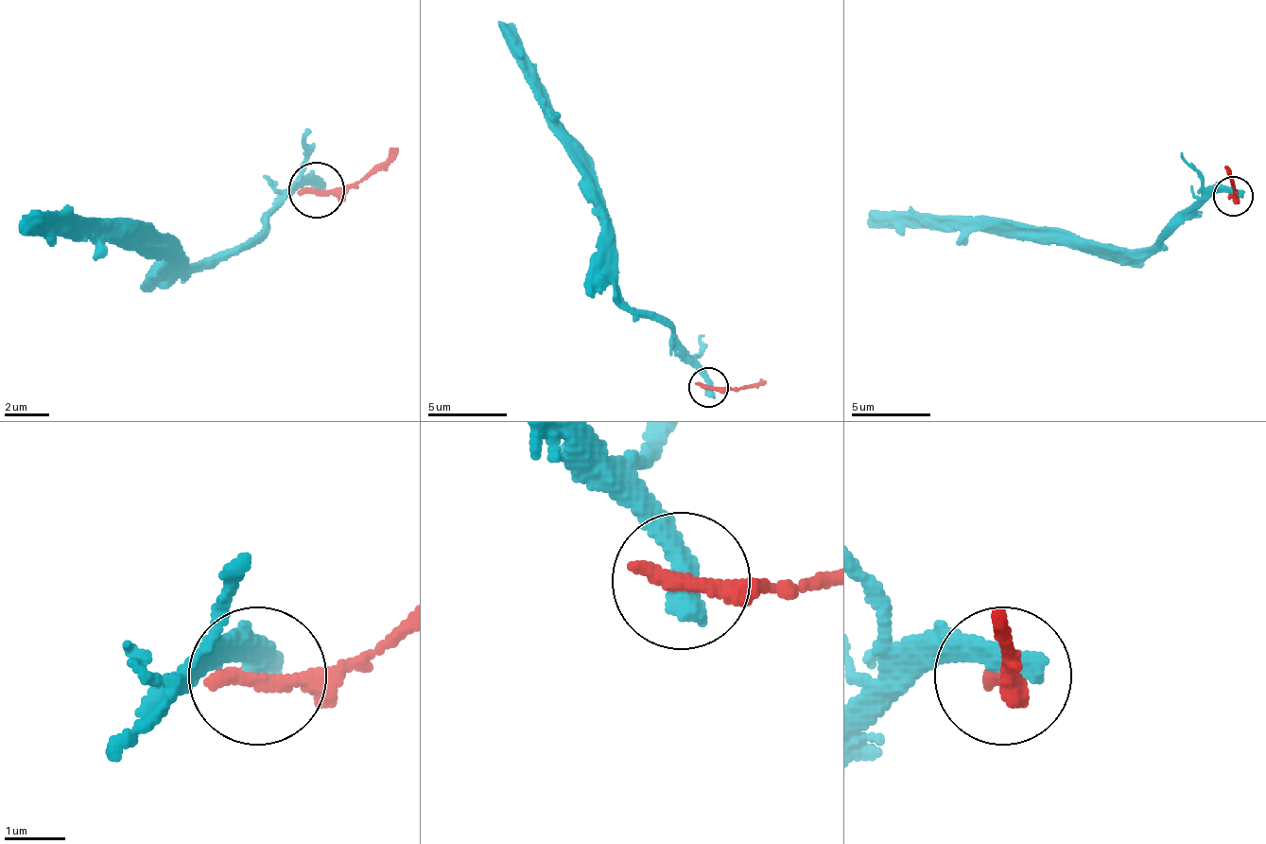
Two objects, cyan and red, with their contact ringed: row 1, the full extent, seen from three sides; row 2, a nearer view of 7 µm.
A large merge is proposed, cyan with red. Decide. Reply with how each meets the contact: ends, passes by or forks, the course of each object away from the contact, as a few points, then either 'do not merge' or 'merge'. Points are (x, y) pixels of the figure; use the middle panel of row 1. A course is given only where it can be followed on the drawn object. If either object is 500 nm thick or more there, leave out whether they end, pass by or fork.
course cyan (707, 388), (664, 325), (640, 317), (620, 292), (600, 190), (545, 107), (517, 39), (497, 19); course red (707, 388), (735, 388), (767, 380); do not merge

